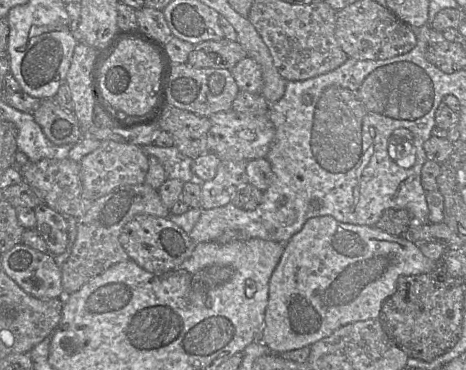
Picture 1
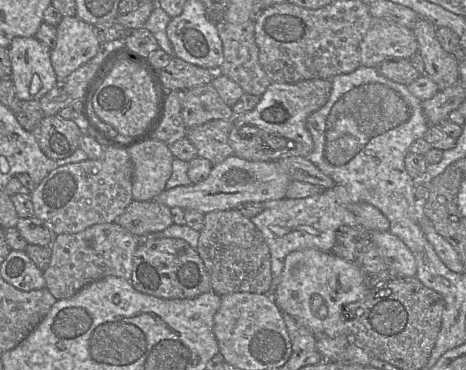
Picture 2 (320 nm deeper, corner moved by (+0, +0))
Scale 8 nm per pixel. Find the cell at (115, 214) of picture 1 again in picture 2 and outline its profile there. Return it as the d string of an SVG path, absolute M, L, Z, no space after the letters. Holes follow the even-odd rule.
M115 222L93 225L75 234L59 234L51 243L51 259L43 271L48 291L56 300L75 295L86 285L108 276L130 280L138 236Z

